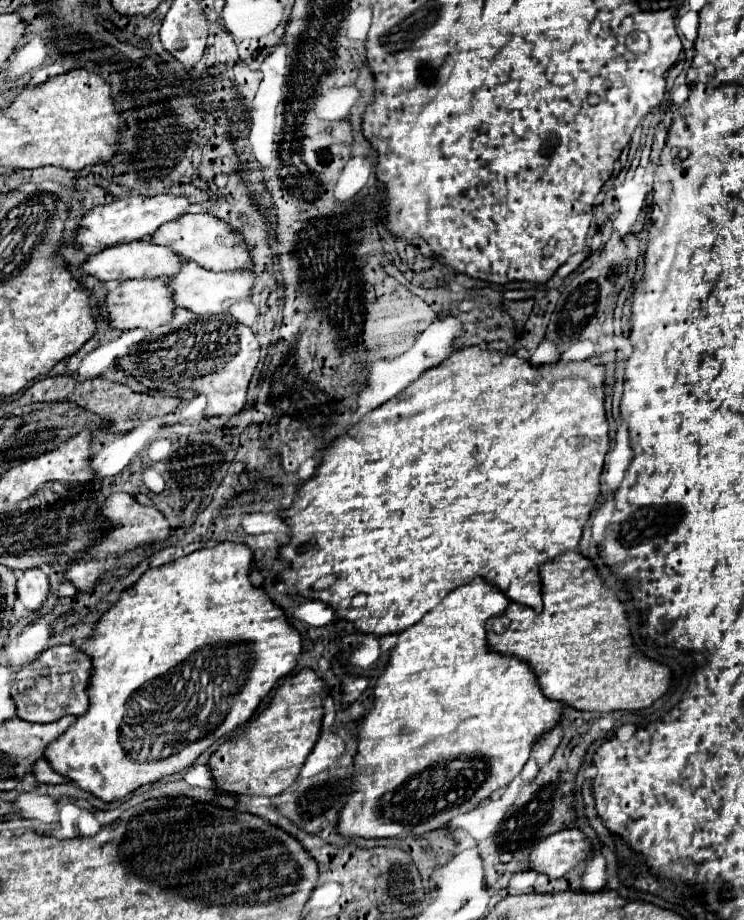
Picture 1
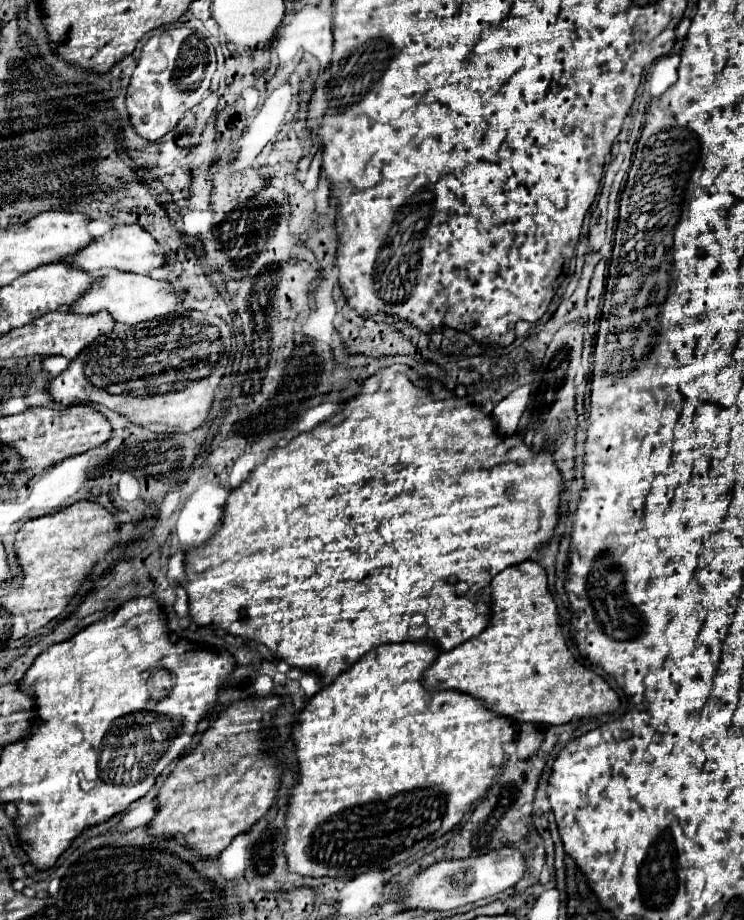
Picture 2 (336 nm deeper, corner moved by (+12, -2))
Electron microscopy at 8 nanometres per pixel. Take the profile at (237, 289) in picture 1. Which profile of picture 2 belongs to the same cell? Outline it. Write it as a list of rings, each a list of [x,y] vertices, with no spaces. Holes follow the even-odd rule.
[[[109,270],[103,278],[99,278],[99,284],[95,284],[91,292],[79,298],[69,310],[77,314],[95,314],[95,312],[107,310],[117,322],[139,324],[145,320],[171,314],[177,308],[179,308],[179,294],[173,290],[173,284],[169,280],[153,280],[149,276],[135,274],[135,272]]]

